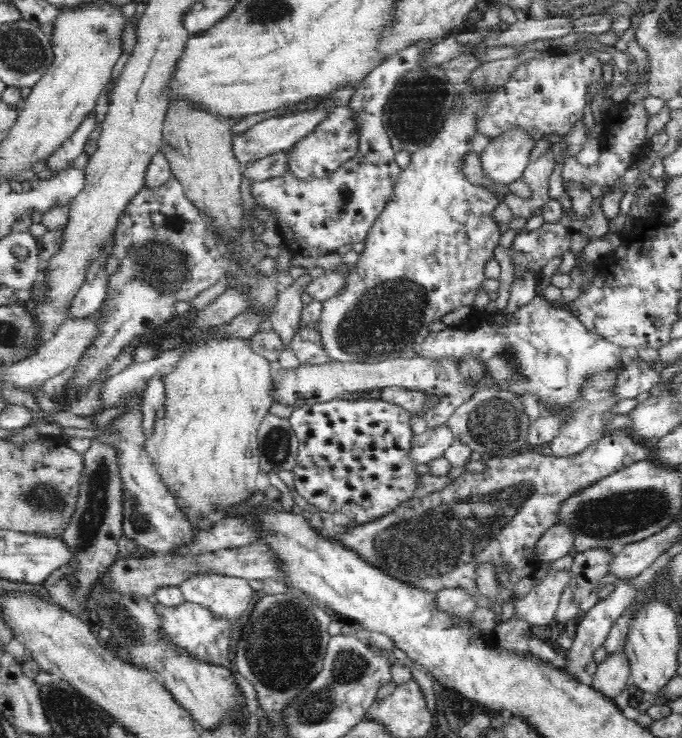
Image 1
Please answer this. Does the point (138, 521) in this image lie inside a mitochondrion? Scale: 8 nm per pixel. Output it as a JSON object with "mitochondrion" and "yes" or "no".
{"mitochondrion":"yes"}

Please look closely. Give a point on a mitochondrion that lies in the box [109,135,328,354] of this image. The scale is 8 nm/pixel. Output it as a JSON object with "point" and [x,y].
{"point":[164,268]}

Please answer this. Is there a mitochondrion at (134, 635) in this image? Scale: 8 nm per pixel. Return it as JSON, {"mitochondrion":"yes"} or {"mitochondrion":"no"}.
{"mitochondrion":"yes"}

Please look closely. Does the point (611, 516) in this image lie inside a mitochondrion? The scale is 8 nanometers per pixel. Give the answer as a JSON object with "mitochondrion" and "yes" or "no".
{"mitochondrion":"yes"}

